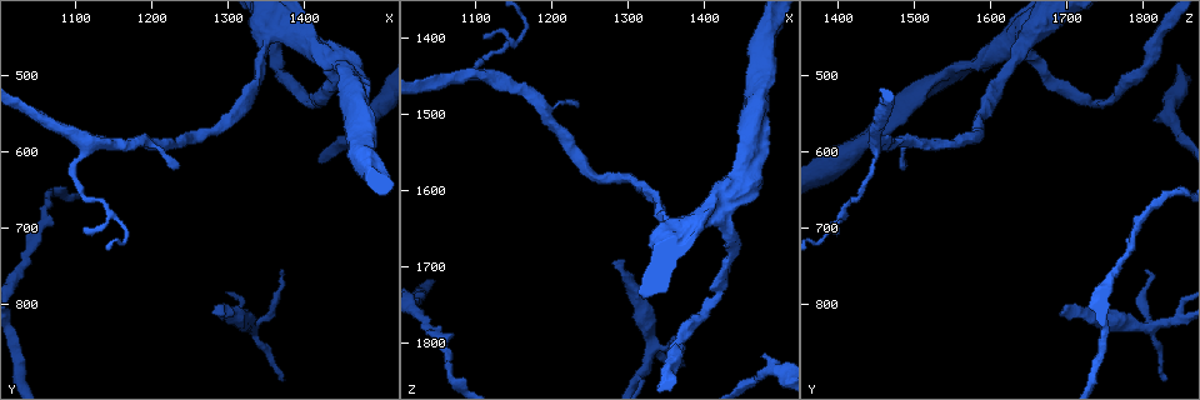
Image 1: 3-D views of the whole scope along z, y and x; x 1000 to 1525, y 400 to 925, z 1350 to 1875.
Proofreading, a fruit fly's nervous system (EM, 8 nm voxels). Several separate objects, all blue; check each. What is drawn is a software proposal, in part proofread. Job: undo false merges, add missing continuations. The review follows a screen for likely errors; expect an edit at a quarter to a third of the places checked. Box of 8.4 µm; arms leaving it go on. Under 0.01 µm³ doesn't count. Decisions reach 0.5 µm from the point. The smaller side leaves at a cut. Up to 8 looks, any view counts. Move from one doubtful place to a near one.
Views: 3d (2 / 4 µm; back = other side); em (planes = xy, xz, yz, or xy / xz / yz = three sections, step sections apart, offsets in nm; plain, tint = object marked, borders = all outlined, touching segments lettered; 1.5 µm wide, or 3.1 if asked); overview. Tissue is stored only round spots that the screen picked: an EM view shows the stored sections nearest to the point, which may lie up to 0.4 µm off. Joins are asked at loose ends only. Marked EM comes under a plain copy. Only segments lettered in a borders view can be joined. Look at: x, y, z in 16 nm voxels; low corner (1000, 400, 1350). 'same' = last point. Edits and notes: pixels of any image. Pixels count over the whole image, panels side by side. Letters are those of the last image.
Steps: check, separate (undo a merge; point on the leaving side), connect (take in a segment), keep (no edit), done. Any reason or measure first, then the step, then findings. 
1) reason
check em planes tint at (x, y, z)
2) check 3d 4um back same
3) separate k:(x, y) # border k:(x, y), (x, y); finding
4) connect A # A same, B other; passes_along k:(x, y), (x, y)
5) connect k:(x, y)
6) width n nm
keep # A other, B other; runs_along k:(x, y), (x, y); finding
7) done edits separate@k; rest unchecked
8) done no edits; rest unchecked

branch stops here
check em planes borders at (1295, 805, 1695)

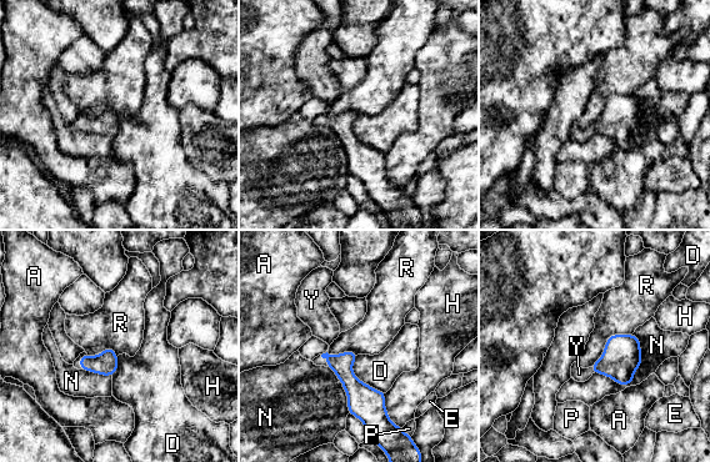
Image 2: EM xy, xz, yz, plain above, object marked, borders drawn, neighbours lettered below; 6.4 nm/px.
connect Y # A other, D other, E other, H other, N other, P other, R other, Y same; passes_along 2:(621, 357), (593, 370), (579, 373); it goes on there

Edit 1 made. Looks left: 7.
branch point
check 3d 4um at (1120, 590, 1450)

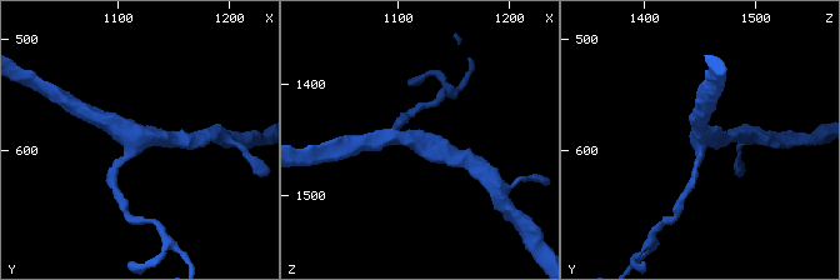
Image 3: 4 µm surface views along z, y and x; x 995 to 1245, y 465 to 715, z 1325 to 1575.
check em xy step 4 tint at (1120, 592, 1450)

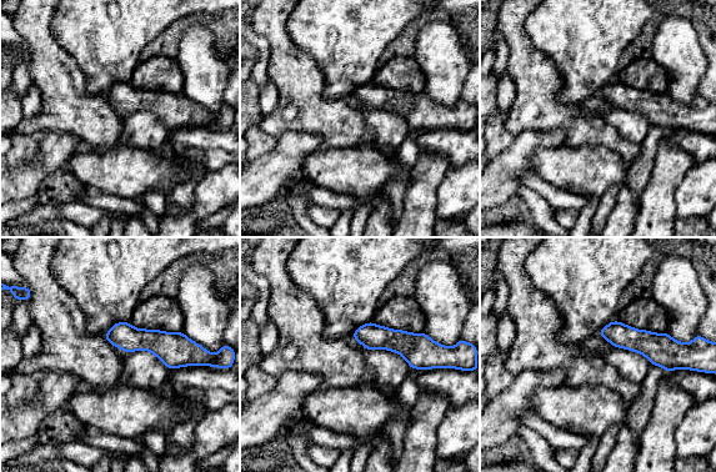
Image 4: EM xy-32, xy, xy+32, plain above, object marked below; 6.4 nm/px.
check em planes borders same

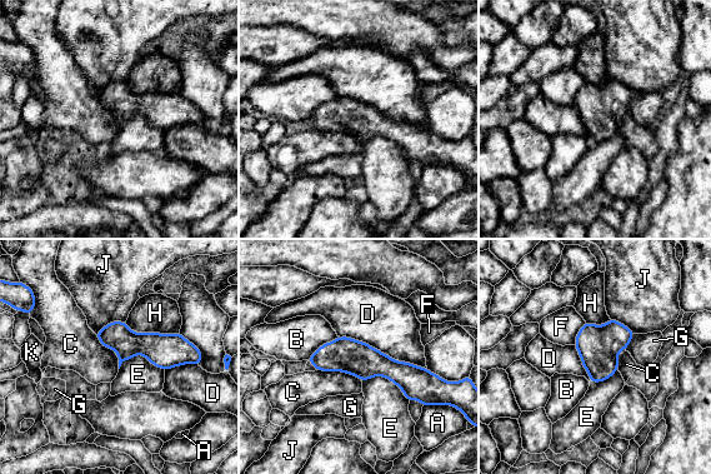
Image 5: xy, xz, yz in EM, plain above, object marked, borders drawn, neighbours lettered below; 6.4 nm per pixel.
width 170 nm
keep # A other, B other, C other, D other, E other, F other, G other, H other, J other, K other; runs_along 5:(313, 359), (431, 378); continuous, no second cell

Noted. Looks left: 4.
arms part here
check em planes borders at (1455, 490, 1555)

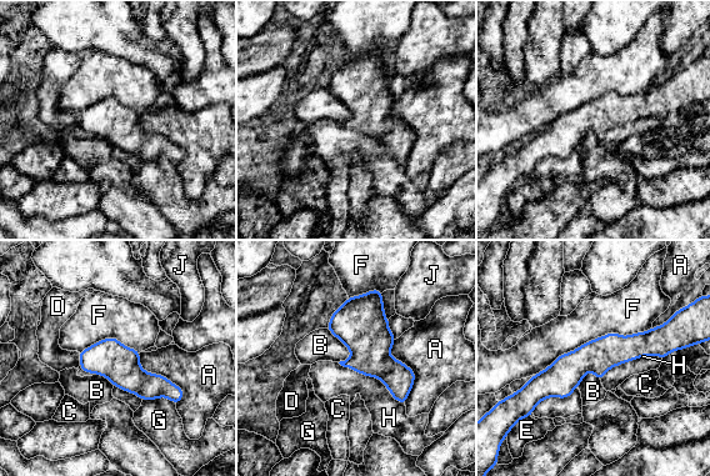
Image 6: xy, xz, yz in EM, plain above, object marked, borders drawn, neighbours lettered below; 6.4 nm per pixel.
keep # A other, B other, C other, D other, E other, F other, G other, H other, J other; runs_along 6:(670, 349), (609, 350), (528, 387); one cell here

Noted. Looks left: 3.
done edits connect@2; rest unchecked

